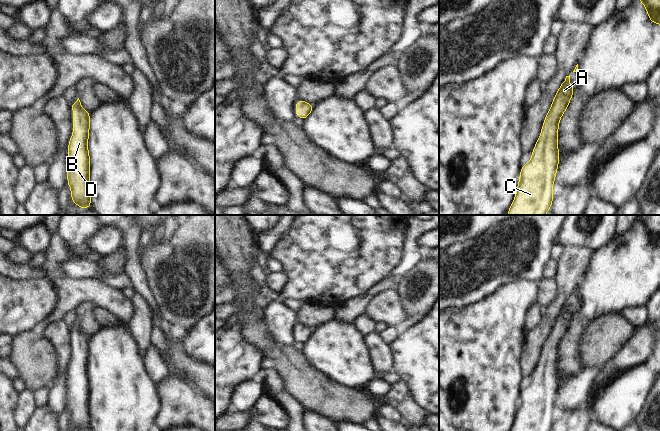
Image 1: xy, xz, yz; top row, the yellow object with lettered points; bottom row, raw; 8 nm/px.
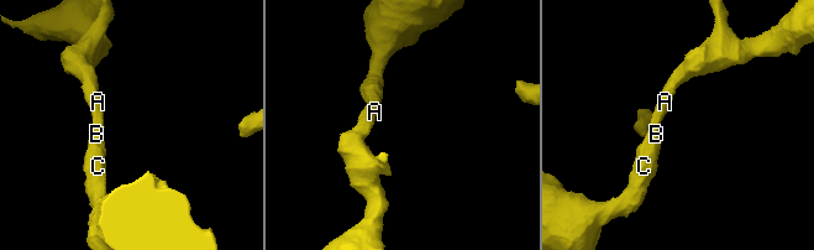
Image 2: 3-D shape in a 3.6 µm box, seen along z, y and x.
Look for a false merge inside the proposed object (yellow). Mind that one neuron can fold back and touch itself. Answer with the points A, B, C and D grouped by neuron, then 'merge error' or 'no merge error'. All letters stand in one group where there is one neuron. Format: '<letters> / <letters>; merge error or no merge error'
A B C D; no merge error

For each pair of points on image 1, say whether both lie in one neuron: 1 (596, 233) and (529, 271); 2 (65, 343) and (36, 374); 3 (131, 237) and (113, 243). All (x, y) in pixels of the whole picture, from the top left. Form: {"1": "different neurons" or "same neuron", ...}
{"1": "different neurons", "2": "different neurons", "3": "different neurons"}

